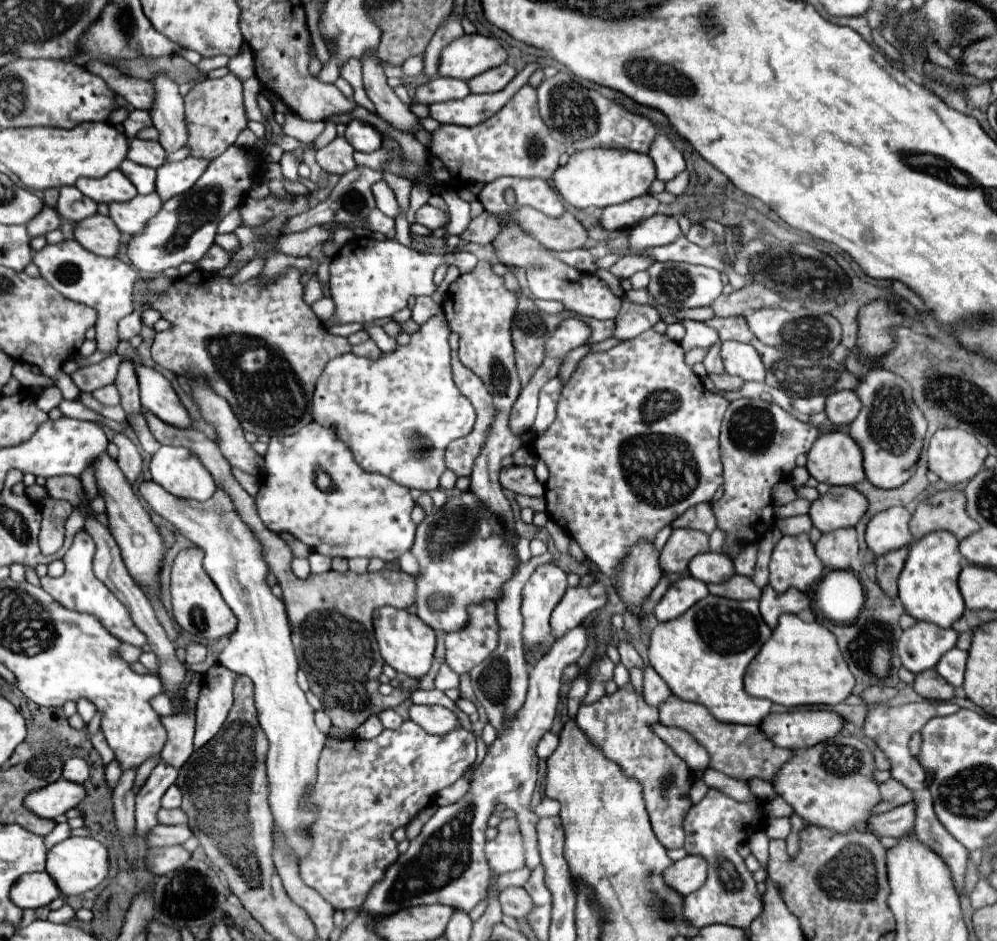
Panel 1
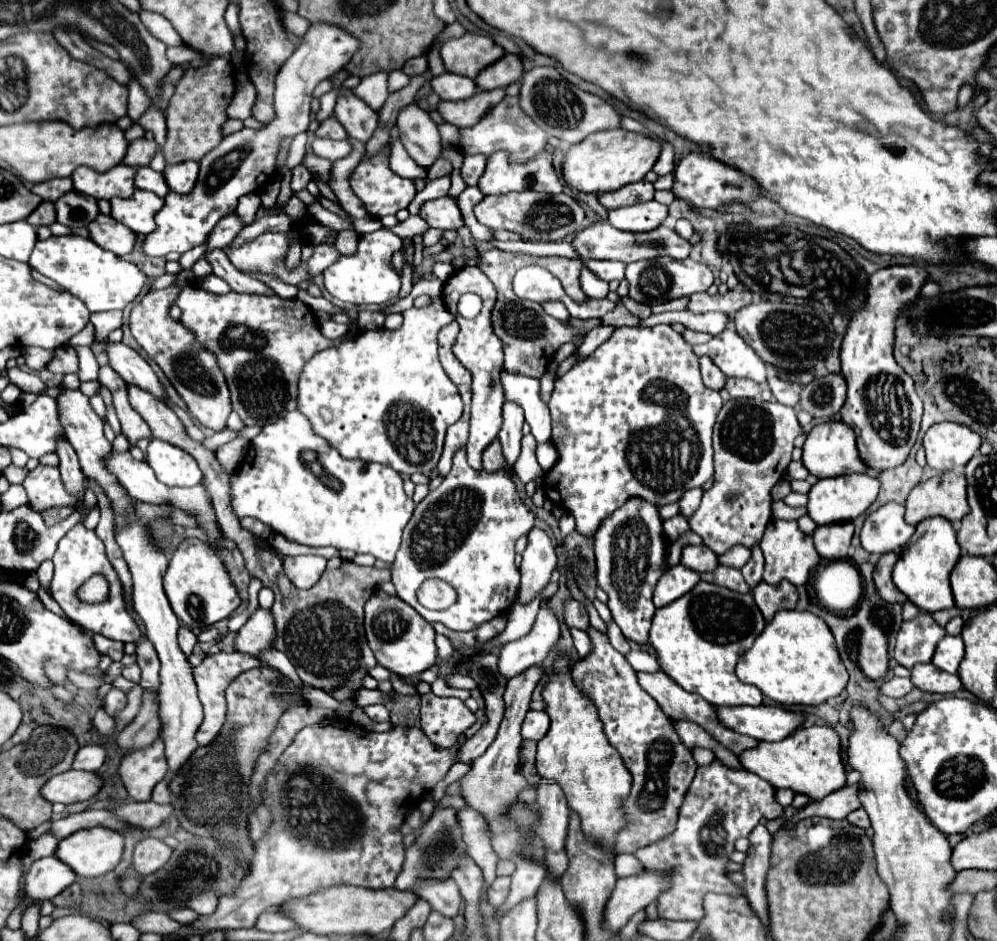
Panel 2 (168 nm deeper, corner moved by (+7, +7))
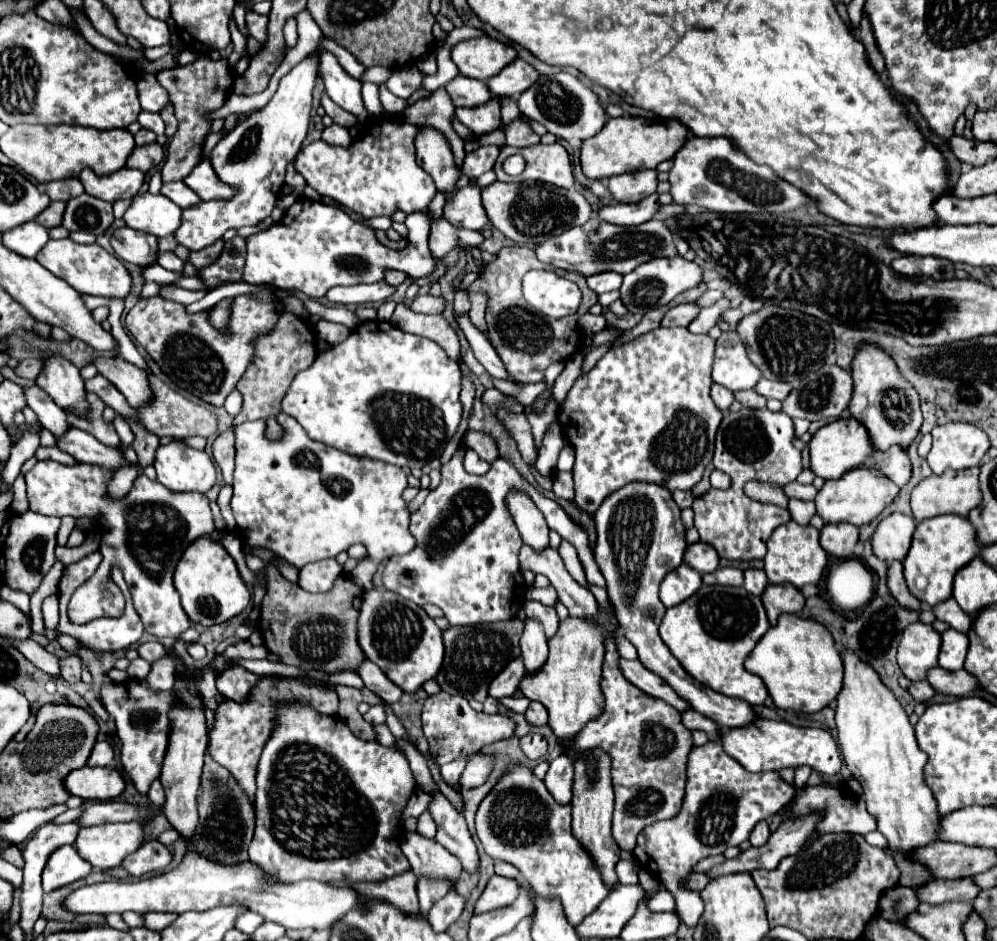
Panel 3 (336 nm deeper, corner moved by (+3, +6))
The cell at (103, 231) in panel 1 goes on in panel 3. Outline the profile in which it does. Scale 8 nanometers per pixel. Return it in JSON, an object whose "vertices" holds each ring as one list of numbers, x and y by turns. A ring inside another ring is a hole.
{"vertices":[[121,227,111,235,111,247,117,257,139,267,153,265,157,261,157,237,135,231,131,227]]}

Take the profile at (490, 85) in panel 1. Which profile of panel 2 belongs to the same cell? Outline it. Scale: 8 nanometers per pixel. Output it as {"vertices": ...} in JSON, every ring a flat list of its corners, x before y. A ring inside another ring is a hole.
{"vertices":[[505,54,501,62,495,62,477,78,479,90,495,90,495,88,507,88,513,82,519,82,523,78,523,62,515,54]]}

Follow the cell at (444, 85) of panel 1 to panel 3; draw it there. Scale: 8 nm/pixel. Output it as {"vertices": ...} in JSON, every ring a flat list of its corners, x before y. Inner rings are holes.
{"vertices":[[457,75,453,81,449,81,445,85,445,91,449,93,455,107,477,107,491,99,491,91,485,83,463,75]]}

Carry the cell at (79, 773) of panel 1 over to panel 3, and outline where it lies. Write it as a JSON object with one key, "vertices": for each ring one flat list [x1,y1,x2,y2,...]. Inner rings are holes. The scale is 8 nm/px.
{"vertices":[[101,741,101,743,95,743,95,747,93,747,91,755,89,755,87,765,89,767,107,767,113,761,113,757,115,757,113,747,109,743]]}

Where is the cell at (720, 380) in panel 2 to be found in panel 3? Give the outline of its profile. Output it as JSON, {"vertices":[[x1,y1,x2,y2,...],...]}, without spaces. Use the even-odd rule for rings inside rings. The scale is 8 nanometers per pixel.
{"vertices":[[713,383,711,385,711,397,715,401,715,405,721,409,721,411,727,411,729,405,733,403,733,393,725,387,721,387,719,383]]}

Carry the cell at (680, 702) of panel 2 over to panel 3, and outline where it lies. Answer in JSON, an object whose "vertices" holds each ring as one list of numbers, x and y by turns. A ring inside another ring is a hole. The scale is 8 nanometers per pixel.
{"vertices":[[621,659,621,661,619,661,619,667,621,667,623,675,625,675,635,687,639,687,641,691,645,691,647,695,657,697,657,699,663,699,665,703,669,703,671,707,675,707,679,713,685,713,687,709,691,709,691,707,687,705,687,701,681,699,681,697,673,691,673,687,669,687,669,685,665,683,665,679,661,679,661,677,655,675,653,671,645,669,639,661]]}

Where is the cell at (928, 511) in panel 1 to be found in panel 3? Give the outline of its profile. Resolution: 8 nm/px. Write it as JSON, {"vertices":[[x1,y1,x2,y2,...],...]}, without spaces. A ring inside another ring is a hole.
{"vertices":[[971,467,971,469,965,469,965,471,945,471,943,475,927,477,911,493,913,517,917,521,937,517,937,515,945,515,945,513,967,517,969,511,973,507,977,507,977,503,981,503,981,491,979,491,977,477,979,477,979,467]]}

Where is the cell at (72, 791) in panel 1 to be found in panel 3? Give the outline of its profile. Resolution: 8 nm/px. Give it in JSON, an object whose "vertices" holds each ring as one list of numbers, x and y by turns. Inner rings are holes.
{"vertices":[[81,767,71,771,63,783,69,795,85,801,109,801,123,793,125,779,119,769,111,767]]}

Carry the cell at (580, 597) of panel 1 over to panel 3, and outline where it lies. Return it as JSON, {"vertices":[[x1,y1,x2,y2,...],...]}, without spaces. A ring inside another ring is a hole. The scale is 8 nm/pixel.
{"vertices":[[517,657,513,659,513,663,509,663,505,667,505,671,501,671,501,675,497,675,491,685,489,685,489,695,495,699,501,697,513,697,513,693,519,689,521,677,525,675,523,671,523,659]]}

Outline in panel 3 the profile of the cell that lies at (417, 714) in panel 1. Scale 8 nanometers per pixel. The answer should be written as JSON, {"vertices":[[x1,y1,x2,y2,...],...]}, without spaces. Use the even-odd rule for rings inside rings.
{"vertices":[[445,691,427,697,421,713,423,733,429,741,429,751,437,765,449,763,461,755,473,755,473,751,481,751,481,747,495,743,499,739,511,737,515,731,515,723,505,715,487,715,471,709,465,697,449,695]]}

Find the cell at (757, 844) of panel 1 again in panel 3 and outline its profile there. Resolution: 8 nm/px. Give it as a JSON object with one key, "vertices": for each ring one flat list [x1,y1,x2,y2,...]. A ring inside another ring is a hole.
{"vertices":[[761,821,761,823,757,823,757,827,751,831,751,837,749,837,749,841,751,841,751,845,753,847,763,847,767,841,769,841,769,827,767,827,767,823,765,821]]}

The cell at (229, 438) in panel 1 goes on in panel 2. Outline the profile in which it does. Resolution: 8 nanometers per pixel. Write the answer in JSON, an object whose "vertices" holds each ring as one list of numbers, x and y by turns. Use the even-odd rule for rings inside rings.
{"vertices":[[167,261,165,268,168,273,180,273,180,280,166,289,149,291,139,304,135,304,129,316,131,334,139,342,139,346,149,354,149,358,153,358,159,364,159,368,165,372,175,390,183,396,189,412,207,428,213,428,217,432,225,430,225,422,231,412,231,400,225,376,217,366,217,358,215,354,205,350,205,346,195,338,195,334,187,326,169,316,169,308,173,306,181,289,187,285,187,281,188,284,194,281,195,275,192,271,181,271,177,261]]}

